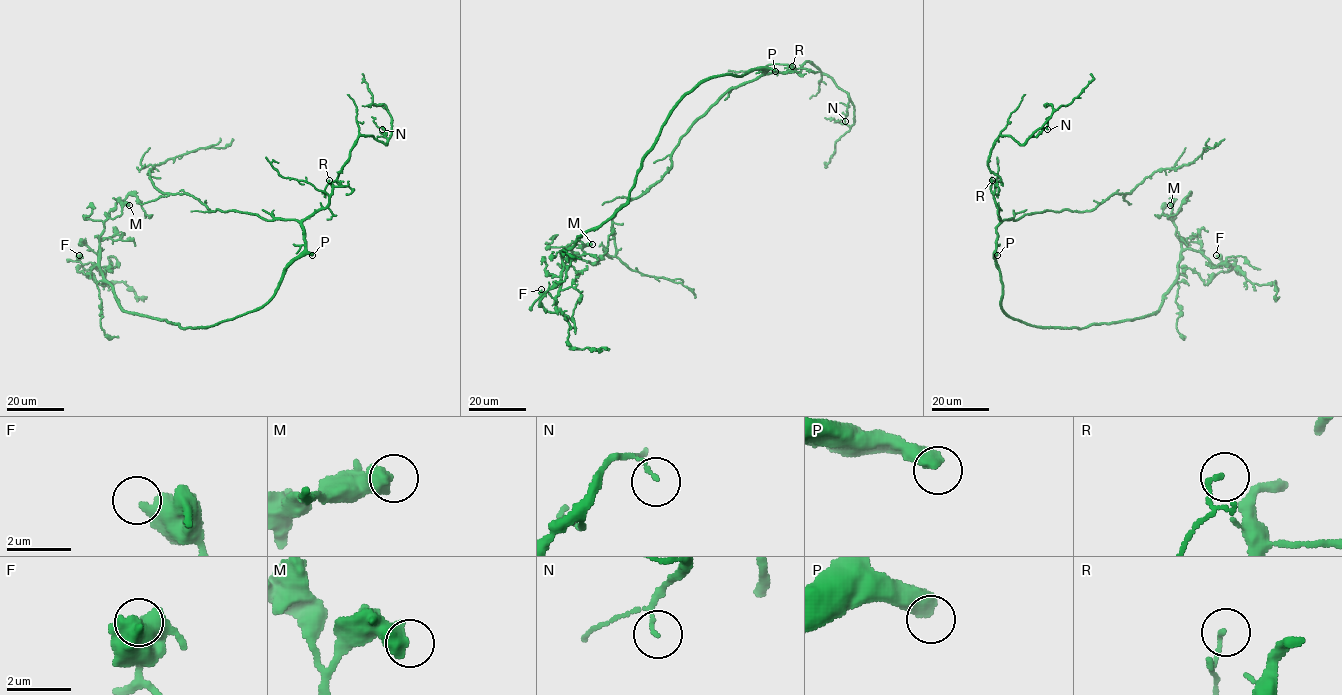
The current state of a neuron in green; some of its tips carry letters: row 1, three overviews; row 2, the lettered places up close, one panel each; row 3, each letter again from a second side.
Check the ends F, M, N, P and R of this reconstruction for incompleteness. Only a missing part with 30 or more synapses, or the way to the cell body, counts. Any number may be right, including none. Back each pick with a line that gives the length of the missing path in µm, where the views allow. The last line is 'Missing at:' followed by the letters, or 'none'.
P: about 60 µm are missing
Missing at: P

